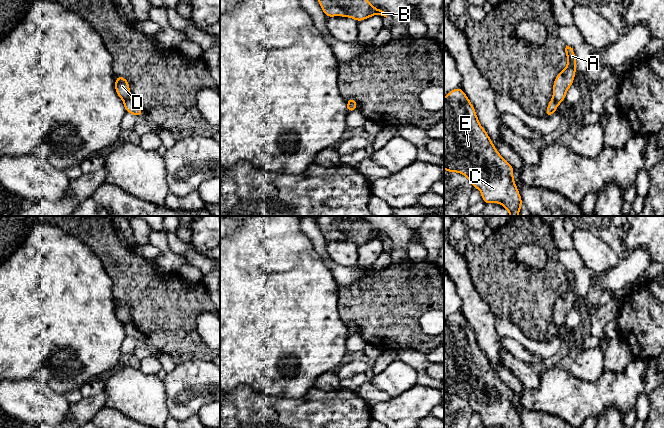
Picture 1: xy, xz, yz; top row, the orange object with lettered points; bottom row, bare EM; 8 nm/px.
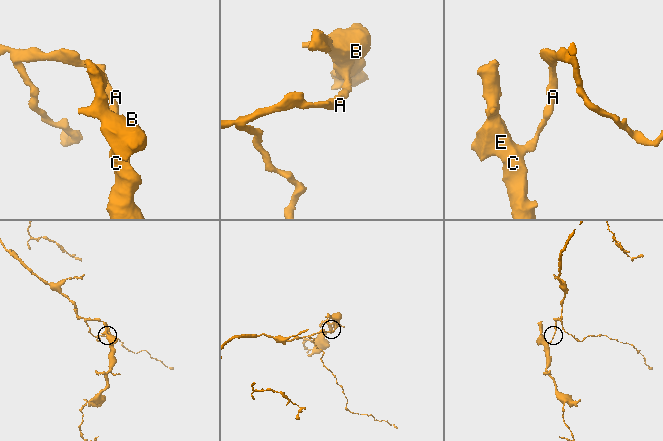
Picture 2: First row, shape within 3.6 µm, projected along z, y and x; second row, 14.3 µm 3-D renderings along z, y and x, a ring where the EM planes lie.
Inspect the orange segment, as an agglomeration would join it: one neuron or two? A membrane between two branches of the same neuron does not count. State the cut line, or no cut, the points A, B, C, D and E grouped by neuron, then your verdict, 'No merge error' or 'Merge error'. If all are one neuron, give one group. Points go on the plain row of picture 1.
Split along xy (131, 322), (124, 325). Groups: A D / B C E. Merge error

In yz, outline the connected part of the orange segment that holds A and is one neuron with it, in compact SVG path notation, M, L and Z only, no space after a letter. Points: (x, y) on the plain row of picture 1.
M566 269L565 276L568 284L567 290L557 299L553 308L553 323L558 327L564 326L566 316L573 308L576 296L576 280L573 272Z

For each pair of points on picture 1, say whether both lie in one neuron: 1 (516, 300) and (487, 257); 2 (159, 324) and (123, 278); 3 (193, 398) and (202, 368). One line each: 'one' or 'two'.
1: one
2: one
3: one

